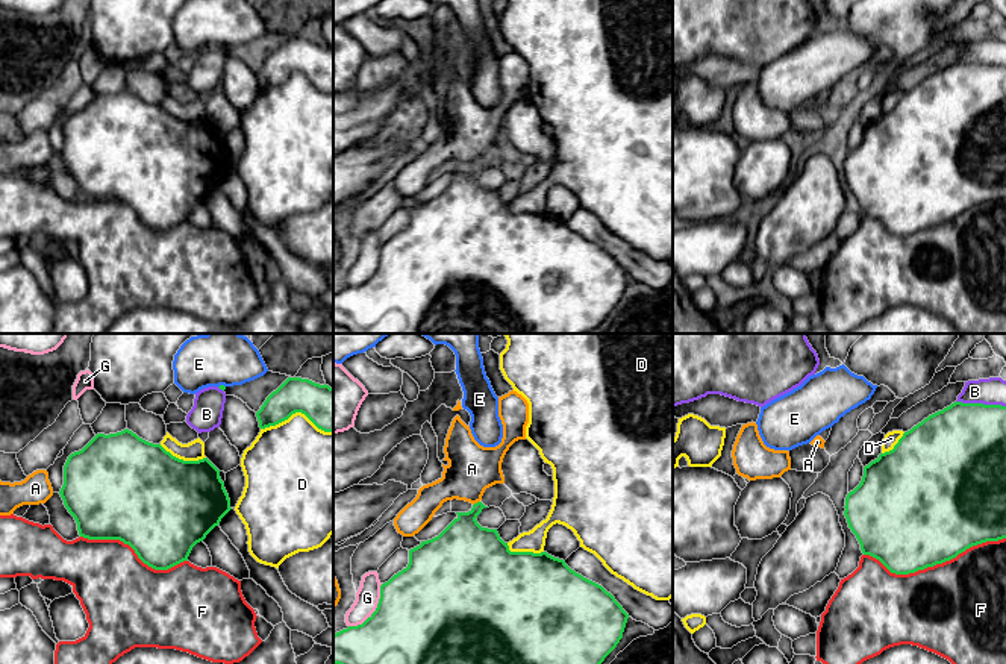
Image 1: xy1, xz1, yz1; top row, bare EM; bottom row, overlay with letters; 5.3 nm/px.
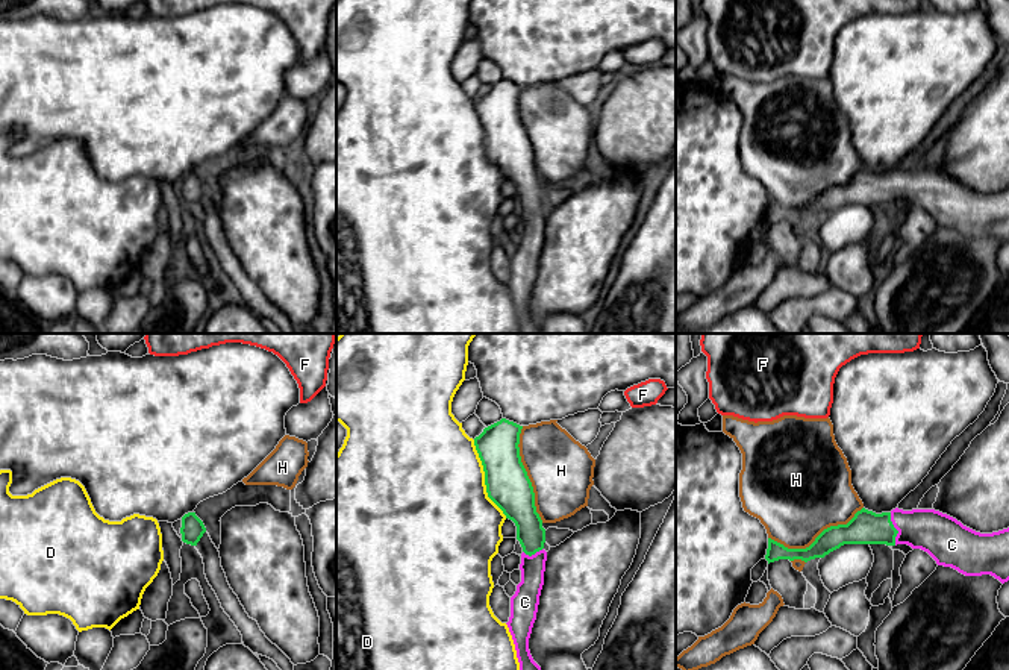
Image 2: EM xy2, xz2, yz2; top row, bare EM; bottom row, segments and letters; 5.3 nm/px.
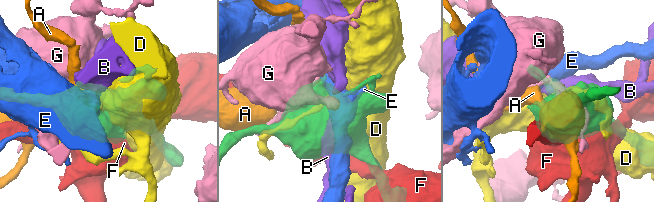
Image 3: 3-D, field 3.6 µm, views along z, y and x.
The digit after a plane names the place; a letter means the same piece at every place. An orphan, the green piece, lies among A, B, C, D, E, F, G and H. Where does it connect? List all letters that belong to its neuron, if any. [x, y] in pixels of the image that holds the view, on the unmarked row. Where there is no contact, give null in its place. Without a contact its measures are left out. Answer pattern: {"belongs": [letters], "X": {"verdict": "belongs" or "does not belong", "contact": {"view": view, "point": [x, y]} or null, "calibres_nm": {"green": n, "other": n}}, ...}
{"belongs": ["C"], "A": {"verdict": "does not belong", "contact": {"view": "xz1", "point": [478, 162]}, "calibres_nm": {"green": 280, "other": 260}}, "B": {"verdict": "does not belong", "contact": {"view": "yz1", "point": [981, 64]}, "calibres_nm": {"green": 440, "other": 140}}, "C": {"verdict": "belongs", "contact": {"view": "yz2", "point": [896, 190]}, "calibres_nm": {"green": 180, "other": 220}}, "D": {"verdict": "does not belong", "contact": {"view": "xz2", "point": [485, 140]}, "calibres_nm": {"green": 240, "other": 500}}, "E": {"verdict": "does not belong", "contact": {"view": "xy1", "point": [221, 46]}, "calibres_nm": {"green": 30, "other": 260}}, "F": {"verdict": "does not belong", "contact": {"view": "yz1", "point": [934, 225]}, "calibres_nm": {"green": 500, "other": 480}}, "G": {"verdict": "does not belong", "contact": {"view": "xz1", "point": [376, 270]}, "calibres_nm": {"green": 500, "other": 130}}, "H": {"verdict": "does not belong", "contact": {"view": "yz2", "point": [815, 199]}, "calibres_nm": {"green": 160, "other": 460}}}

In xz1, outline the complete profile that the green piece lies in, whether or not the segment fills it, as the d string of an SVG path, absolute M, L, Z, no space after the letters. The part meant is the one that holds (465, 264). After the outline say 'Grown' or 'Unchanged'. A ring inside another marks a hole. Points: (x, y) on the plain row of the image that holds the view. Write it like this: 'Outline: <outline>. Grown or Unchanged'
Outline: M473 165L468 173L456 173L458 177L435 199L421 202L409 211L409 224L380 246L380 259L376 271L358 287L348 287L333 294L333 324L339 324L355 334L589 334L617 308L629 274L601 246L571 230L564 220L547 212L511 212L497 189L482 188L477 176L485 167Z. Unchanged

